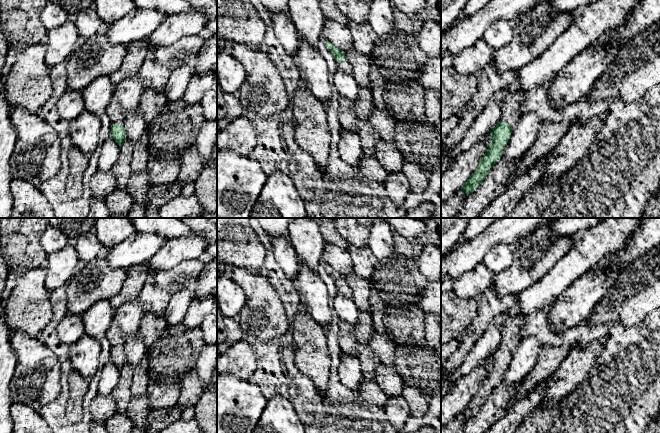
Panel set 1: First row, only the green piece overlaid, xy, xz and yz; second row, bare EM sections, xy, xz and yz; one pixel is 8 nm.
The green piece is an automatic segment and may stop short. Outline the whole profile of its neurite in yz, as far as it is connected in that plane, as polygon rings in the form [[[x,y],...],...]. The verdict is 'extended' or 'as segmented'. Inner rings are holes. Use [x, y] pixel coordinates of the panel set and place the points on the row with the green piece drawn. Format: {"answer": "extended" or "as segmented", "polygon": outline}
{"answer": "extended", "polygon": [[[514,87],[504,101],[500,122],[490,132],[492,142],[487,152],[482,157],[478,168],[461,187],[466,195],[469,196],[480,186],[492,167],[501,159],[503,150],[511,137],[512,129],[516,127],[521,118],[520,107],[525,95],[524,91]]]}

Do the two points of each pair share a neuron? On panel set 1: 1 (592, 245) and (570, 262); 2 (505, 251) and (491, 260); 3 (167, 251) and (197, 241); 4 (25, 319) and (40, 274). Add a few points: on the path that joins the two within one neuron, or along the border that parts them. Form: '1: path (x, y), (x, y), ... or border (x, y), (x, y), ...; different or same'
1: path (588, 252), (587, 258), (581, 258), (577, 262); same
2: path (502, 254), (494, 260); same
3: path (174, 251), (190, 247); same
4: path (28, 308), (31, 285); same

